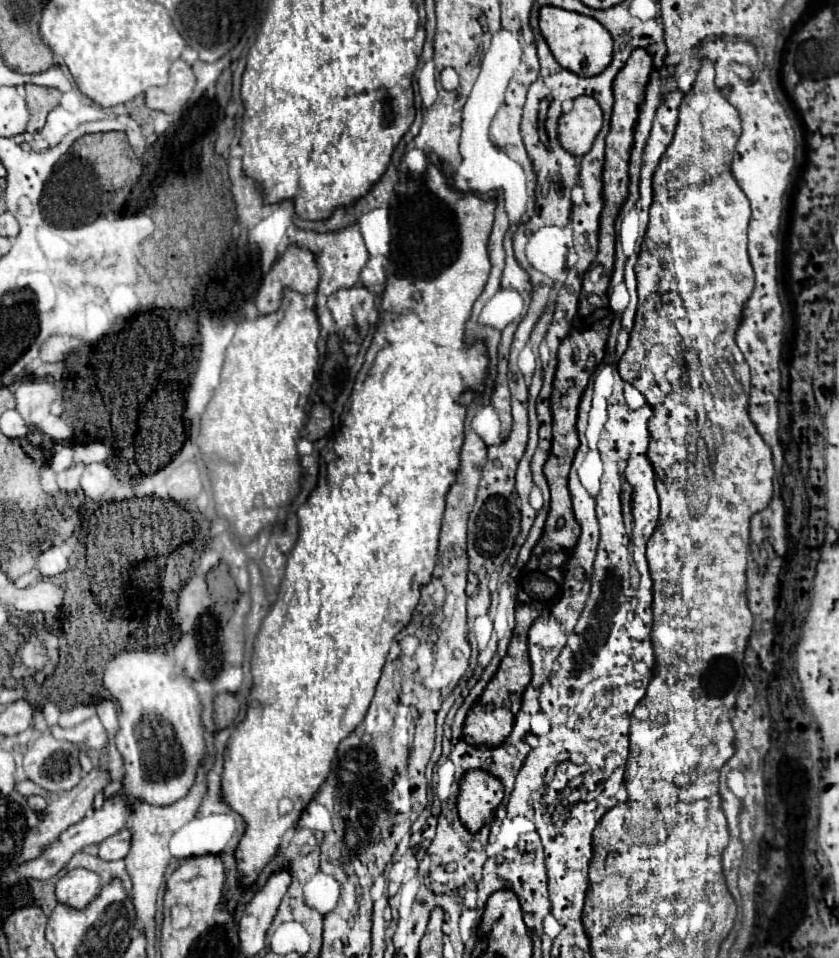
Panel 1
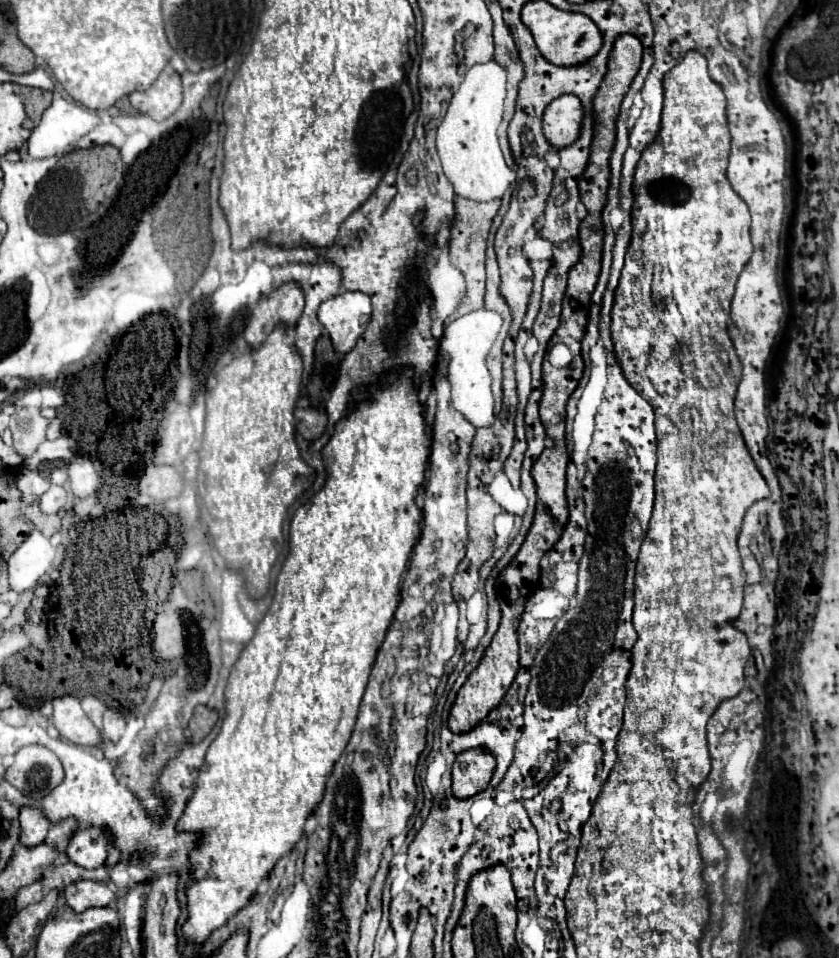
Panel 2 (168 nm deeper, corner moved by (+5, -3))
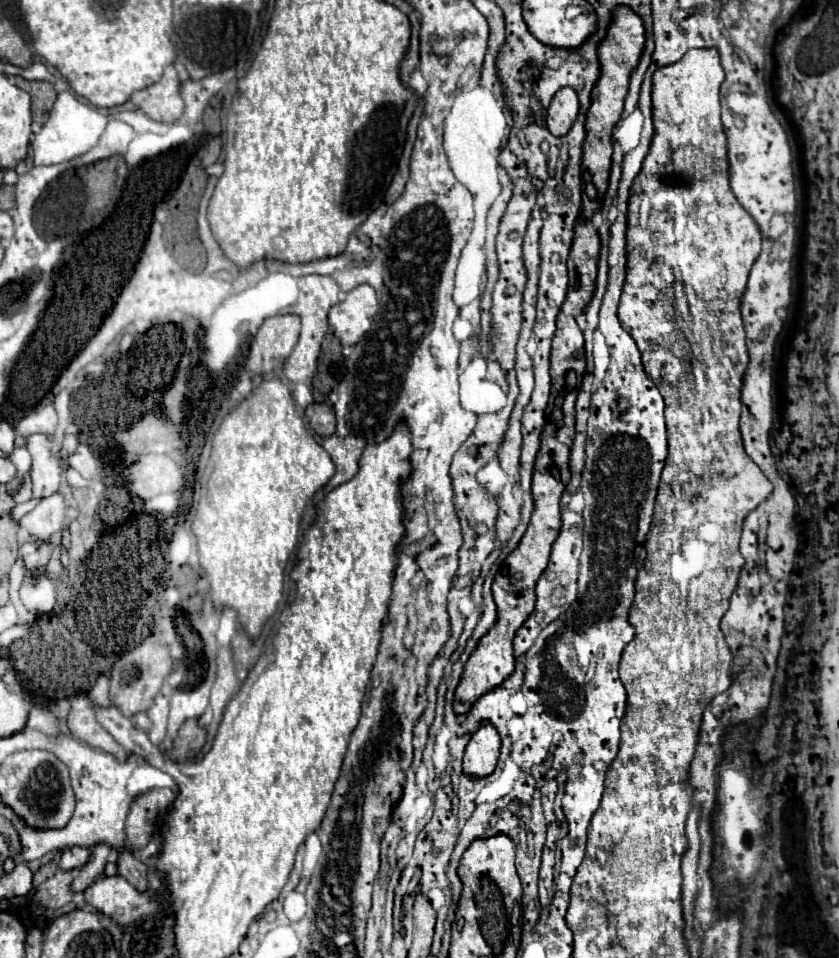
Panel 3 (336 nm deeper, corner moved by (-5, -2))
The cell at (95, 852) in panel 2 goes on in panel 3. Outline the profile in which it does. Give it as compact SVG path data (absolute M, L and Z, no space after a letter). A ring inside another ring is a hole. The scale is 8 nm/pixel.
M69 847L61 853L61 861L59 861L59 867L63 871L71 871L71 869L81 869L87 861L89 861L89 855L91 851L89 849L83 849L83 847Z

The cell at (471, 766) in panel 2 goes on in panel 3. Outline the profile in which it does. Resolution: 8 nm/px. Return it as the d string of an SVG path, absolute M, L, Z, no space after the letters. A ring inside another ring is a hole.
M483 721L479 729L471 735L465 747L463 773L471 777L491 775L497 765L499 747L501 747L501 739L499 739L497 729L489 721Z

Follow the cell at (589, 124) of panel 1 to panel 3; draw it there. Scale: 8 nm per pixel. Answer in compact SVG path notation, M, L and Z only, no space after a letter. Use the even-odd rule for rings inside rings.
M571 87L559 89L547 109L547 129L555 137L567 135L567 131L571 129L571 125L577 119L577 113L579 113L577 93Z

